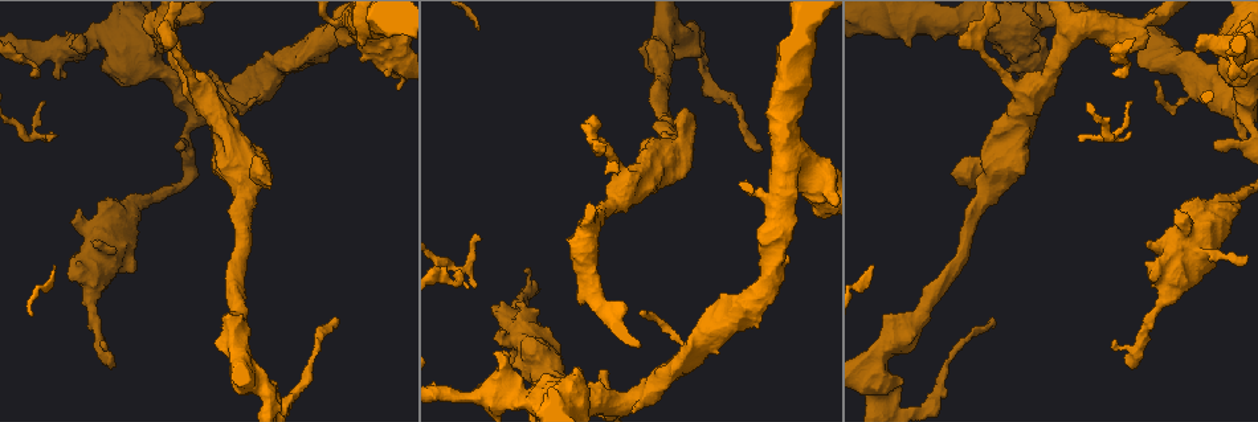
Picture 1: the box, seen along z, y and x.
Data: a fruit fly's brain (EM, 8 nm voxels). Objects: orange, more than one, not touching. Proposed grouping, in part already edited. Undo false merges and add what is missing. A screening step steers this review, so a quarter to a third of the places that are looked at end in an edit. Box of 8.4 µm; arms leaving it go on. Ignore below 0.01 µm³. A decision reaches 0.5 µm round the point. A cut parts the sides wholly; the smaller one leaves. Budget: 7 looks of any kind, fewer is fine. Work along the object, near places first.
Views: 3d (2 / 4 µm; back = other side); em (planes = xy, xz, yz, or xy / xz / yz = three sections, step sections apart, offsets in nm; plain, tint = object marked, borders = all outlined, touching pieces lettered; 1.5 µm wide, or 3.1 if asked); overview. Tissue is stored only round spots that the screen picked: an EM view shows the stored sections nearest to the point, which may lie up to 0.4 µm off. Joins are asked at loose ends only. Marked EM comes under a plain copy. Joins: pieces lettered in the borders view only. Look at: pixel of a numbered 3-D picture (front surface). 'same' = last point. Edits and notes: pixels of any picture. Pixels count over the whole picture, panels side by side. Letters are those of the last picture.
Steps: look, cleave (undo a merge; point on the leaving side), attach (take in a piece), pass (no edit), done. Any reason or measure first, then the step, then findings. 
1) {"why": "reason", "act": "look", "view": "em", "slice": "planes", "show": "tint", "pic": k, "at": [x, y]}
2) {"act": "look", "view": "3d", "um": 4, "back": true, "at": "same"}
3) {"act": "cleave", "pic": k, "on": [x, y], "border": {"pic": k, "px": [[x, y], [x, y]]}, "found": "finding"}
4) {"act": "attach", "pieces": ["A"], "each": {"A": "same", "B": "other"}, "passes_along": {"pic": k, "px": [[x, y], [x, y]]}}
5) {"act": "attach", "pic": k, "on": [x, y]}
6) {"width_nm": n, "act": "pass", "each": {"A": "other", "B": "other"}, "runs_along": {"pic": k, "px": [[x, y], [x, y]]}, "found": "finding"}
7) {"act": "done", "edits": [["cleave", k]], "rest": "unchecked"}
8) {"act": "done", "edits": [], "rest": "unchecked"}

{"why": "free end", "act": "look", "view": "em", "slice": "xy", "step": 8, "show": "tint", "pic": 1, "at": [1137, 365]}

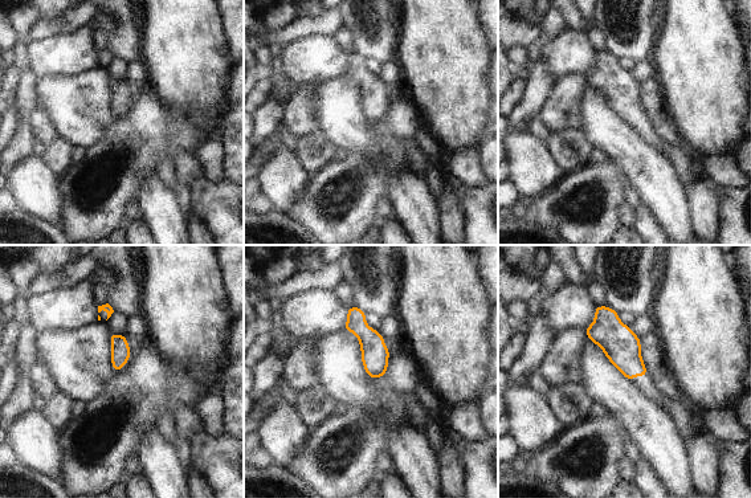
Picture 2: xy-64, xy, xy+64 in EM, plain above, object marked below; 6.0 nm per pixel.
{"act": "look", "view": "em", "slice": "planes", "show": "borders", "at": "same"}

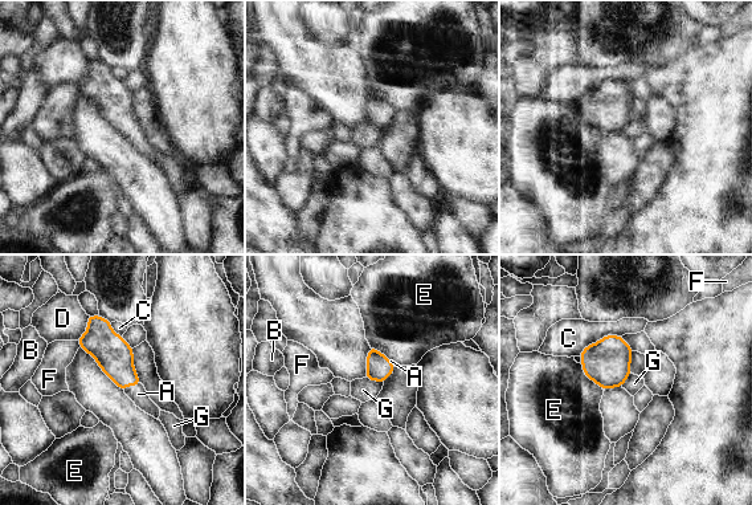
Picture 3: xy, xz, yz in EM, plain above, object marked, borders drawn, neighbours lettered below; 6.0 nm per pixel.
{"act": "attach", "pieces": ["A"], "each": {"A": "same", "B": "other", "C": "other", "D": "other", "E": "other", "F": "other", "G": "other"}, "passes_along": {"pic": 3, "px": [[115, 358], [131, 385], [138, 394]]}, "found": "the neuron continues"}

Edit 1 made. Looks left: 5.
{"why": "abrupt turn", "act": "look", "view": "3d", "um": 2, "pic": 1, "at": [1043, 20]}

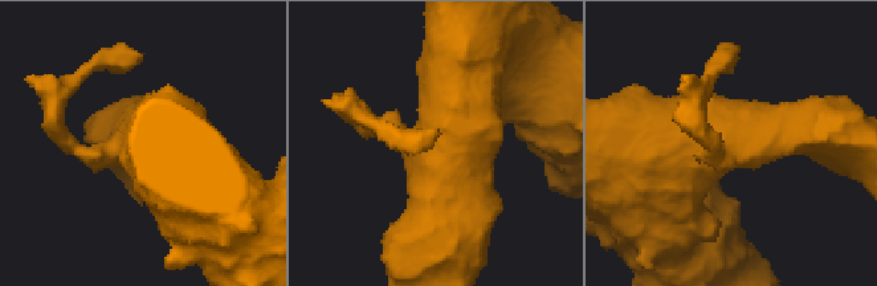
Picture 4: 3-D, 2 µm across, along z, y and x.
{"act": "look", "view": "em", "slice": "xz", "step": 8, "show": "tint", "pic": 4, "at": [111, 153]}

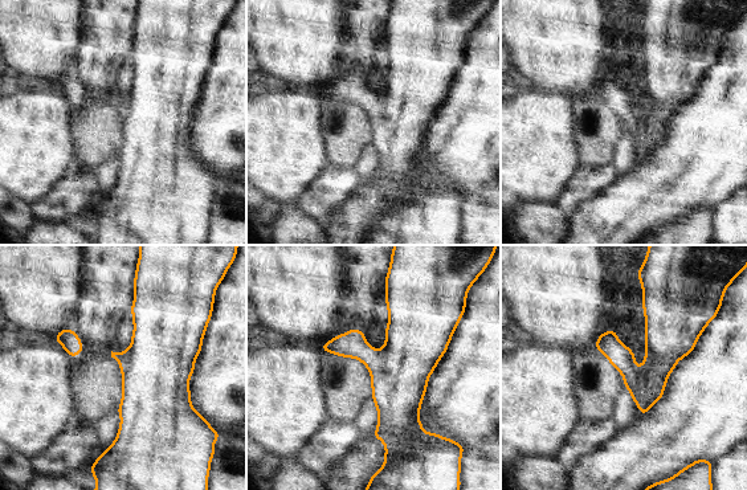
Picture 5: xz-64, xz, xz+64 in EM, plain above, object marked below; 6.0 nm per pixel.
{"why": "what lies round it", "act": "look", "view": "em", "slice": "xz", "step": 8, "show": "borders", "at": "same"}

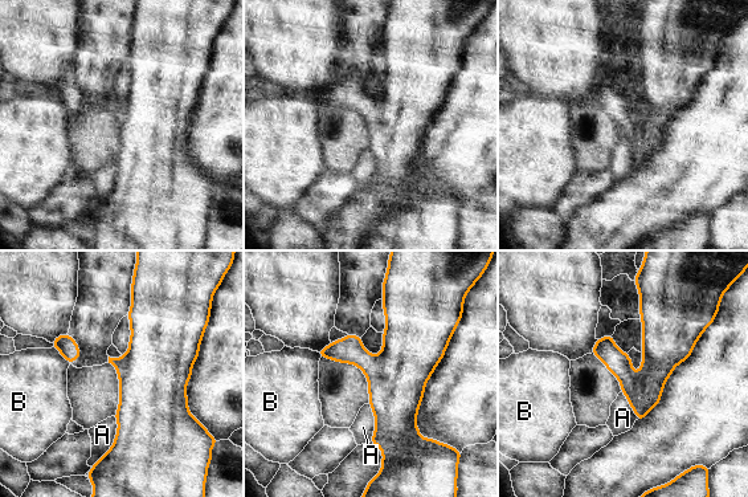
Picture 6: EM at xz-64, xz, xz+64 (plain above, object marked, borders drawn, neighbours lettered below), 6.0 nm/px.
{"act": "pass", "each": {"A": "other", "B": "other"}, "found": "all the same neuron"}

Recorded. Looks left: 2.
{"act": "done", "edits": [["attach", 3]], "rest": "unchecked"}

